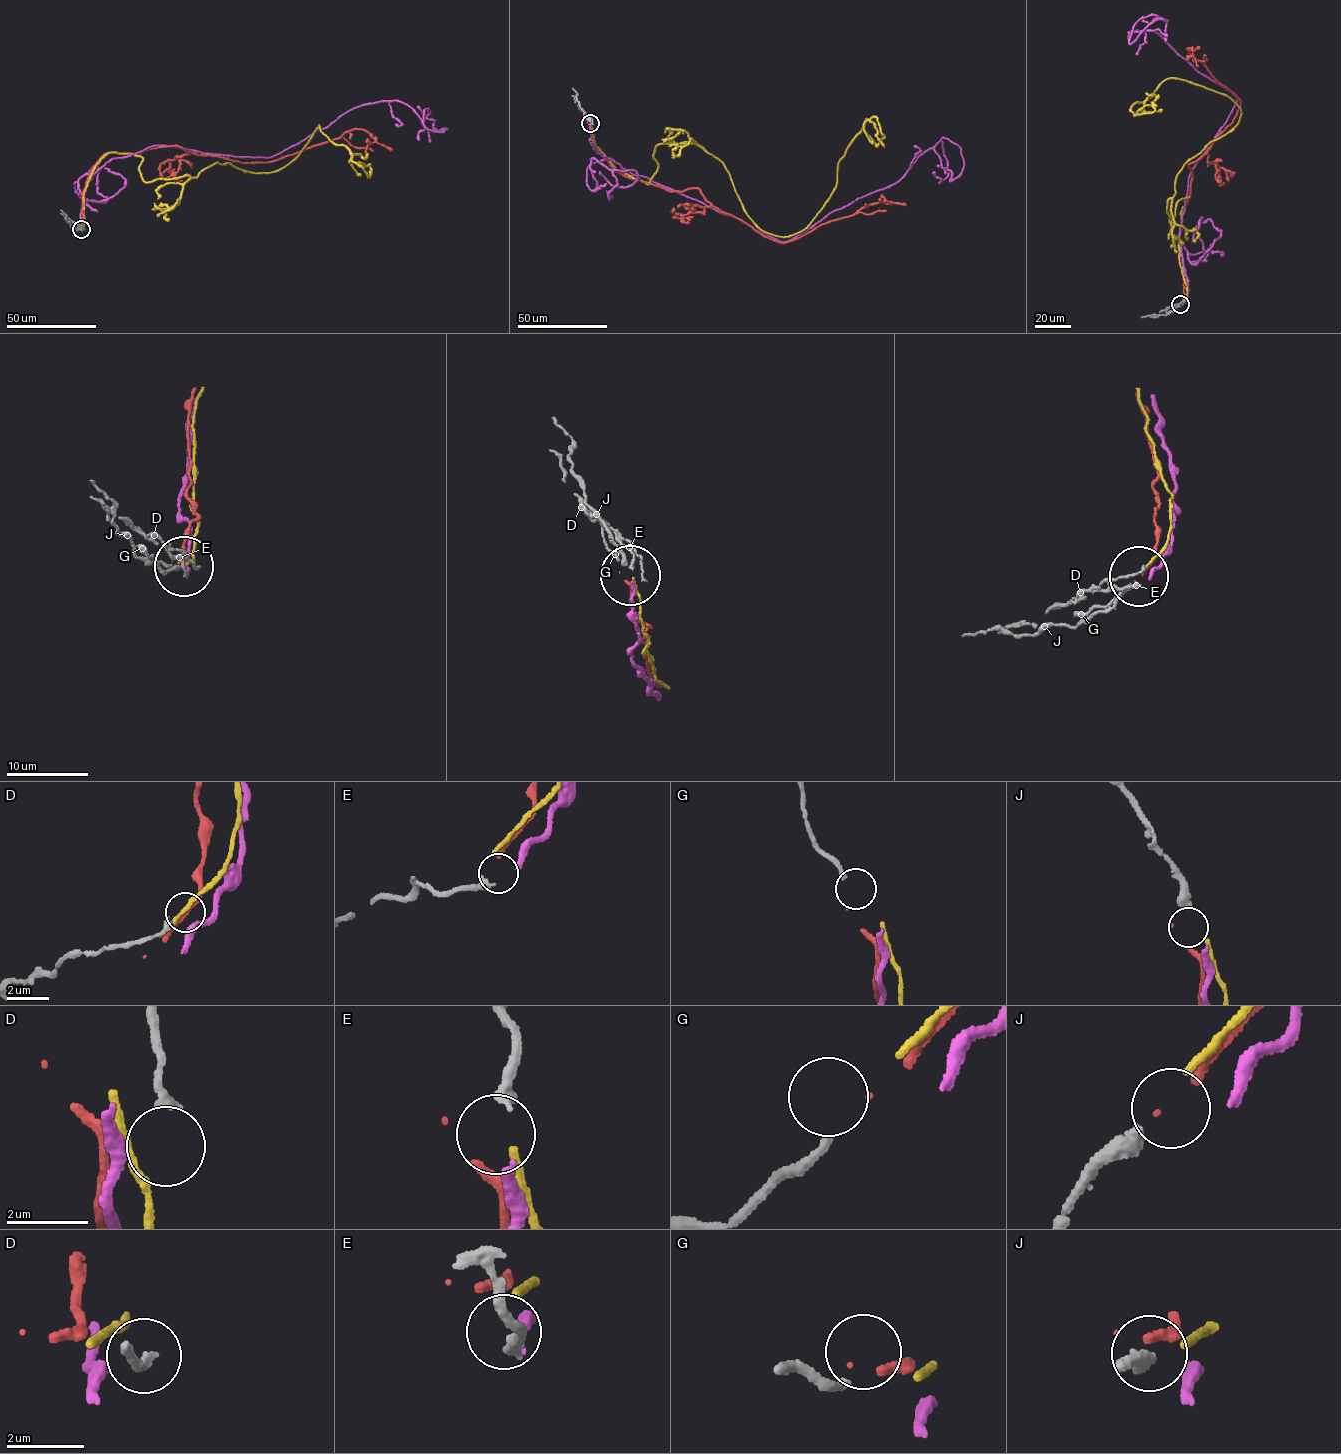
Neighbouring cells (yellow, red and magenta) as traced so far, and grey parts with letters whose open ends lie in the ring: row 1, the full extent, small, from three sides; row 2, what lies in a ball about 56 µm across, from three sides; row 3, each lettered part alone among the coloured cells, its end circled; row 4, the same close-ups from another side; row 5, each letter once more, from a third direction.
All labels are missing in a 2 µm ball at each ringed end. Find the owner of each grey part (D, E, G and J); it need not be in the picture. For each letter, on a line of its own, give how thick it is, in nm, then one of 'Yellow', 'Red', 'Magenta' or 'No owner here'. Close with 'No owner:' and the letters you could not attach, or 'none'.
D: Thickness 220 nm. No owner here
E: Thickness 300 nm. Magenta
G: Thickness 200 nm. Red
J: Thickness 460 nm. Yellow
No owner: D

